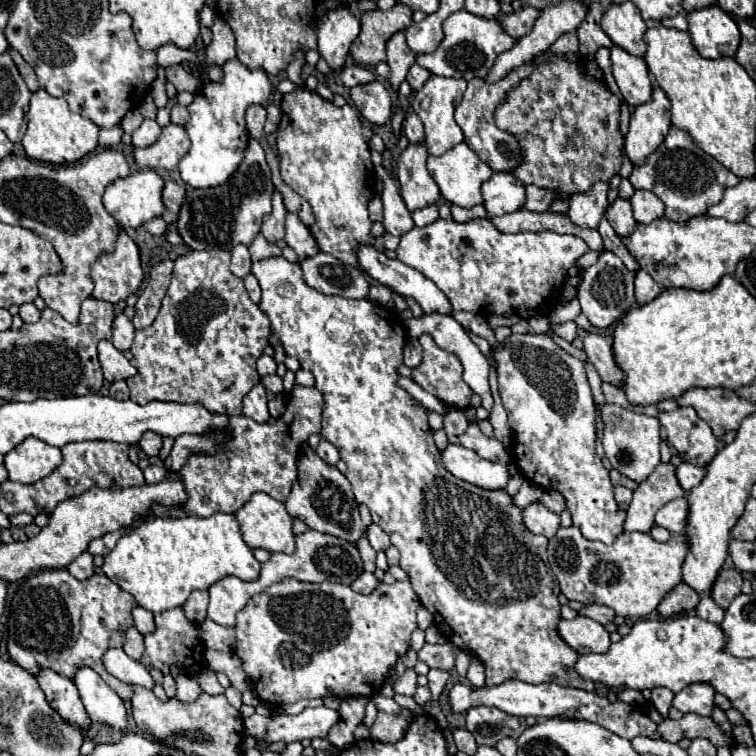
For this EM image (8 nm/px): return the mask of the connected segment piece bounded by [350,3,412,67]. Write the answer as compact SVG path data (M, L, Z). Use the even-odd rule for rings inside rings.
M396 3L388 11L366 11L360 19L360 35L350 47L350 53L358 65L376 67L380 61L386 61L386 41L412 25L412 9L408 5Z

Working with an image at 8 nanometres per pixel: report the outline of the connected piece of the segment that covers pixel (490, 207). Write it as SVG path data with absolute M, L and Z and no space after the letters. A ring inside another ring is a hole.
M494 173L494 177L482 185L482 197L488 217L514 213L524 207L526 187L512 173Z

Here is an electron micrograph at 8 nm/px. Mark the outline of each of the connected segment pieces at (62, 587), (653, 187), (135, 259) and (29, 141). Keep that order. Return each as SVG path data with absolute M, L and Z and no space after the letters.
M42 569L18 587L10 603L10 659L32 675L46 667L64 677L72 677L74 669L82 665L92 667L122 697L122 701L130 701L132 687L104 669L102 655L110 647L122 647L122 629L132 627L130 609L134 607L134 597L122 591L106 575L94 573L90 579L80 581L66 569Z
M674 125L670 127L664 143L642 165L634 165L630 175L634 189L648 189L662 197L666 205L664 215L678 223L694 215L704 215L712 205L718 205L724 197L724 191L732 185L738 185L738 181L740 179L734 173L722 167L714 157L708 157L686 131Z
M120 231L116 241L116 251L112 255L102 255L92 265L92 279L94 279L94 297L110 303L118 303L126 299L130 293L136 293L144 271L140 265L138 247L134 241Z
M44 89L32 93L26 117L28 117L28 131L22 139L22 145L30 159L56 165L74 163L98 147L98 125L92 123L90 119L84 119L82 115L72 113L68 109L66 99L52 97Z

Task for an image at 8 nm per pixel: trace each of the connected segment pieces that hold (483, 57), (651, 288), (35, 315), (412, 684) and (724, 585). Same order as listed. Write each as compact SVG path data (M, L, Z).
M462 9L452 13L444 21L444 41L440 43L440 47L434 53L418 55L416 63L440 77L462 77L470 81L474 77L486 77L488 71L494 67L498 55L512 49L514 45L516 39L504 31L498 19L484 19Z
M642 269L636 271L636 279L634 279L634 295L638 305L644 305L648 301L652 301L654 297L658 297L662 293L662 287Z
M24 303L20 305L20 317L24 323L36 323L40 319L42 311L34 303Z
M408 669L396 683L394 683L394 691L400 693L400 695L414 695L416 691L416 671L414 669Z
M722 569L718 573L712 589L710 589L710 597L716 601L718 607L722 607L726 611L730 601L740 595L740 587L742 587L740 571L736 571L736 569Z

